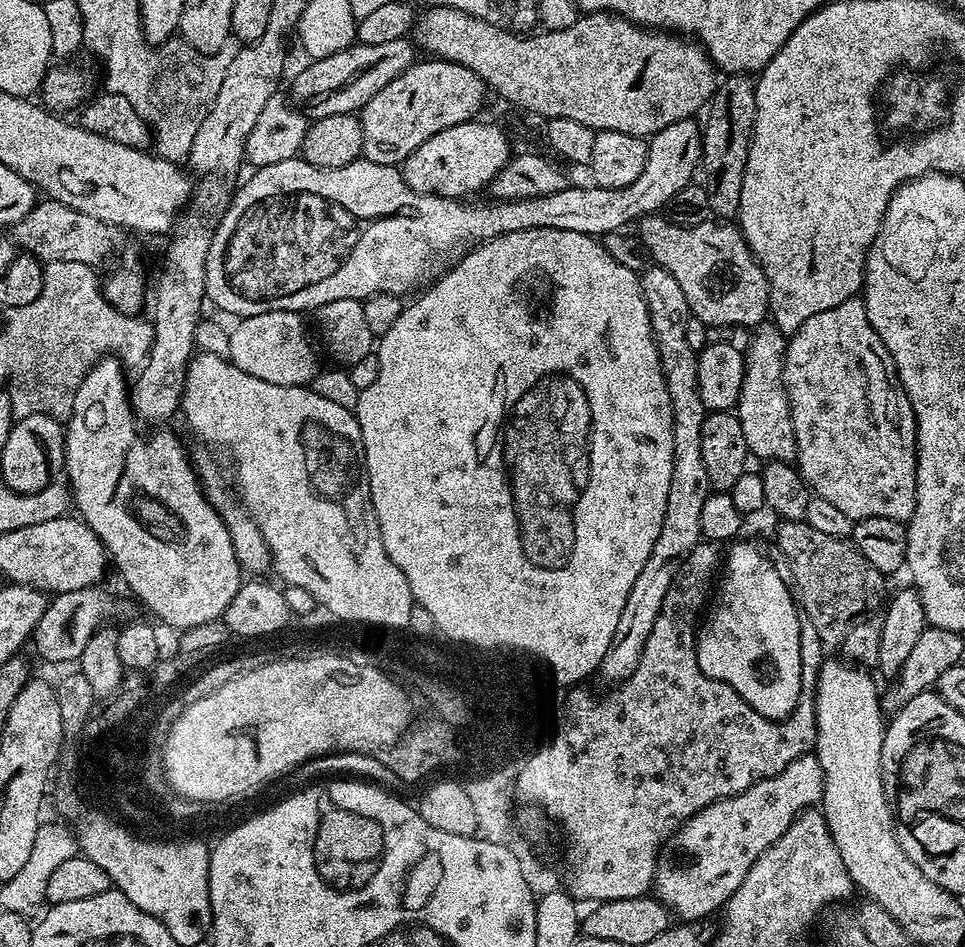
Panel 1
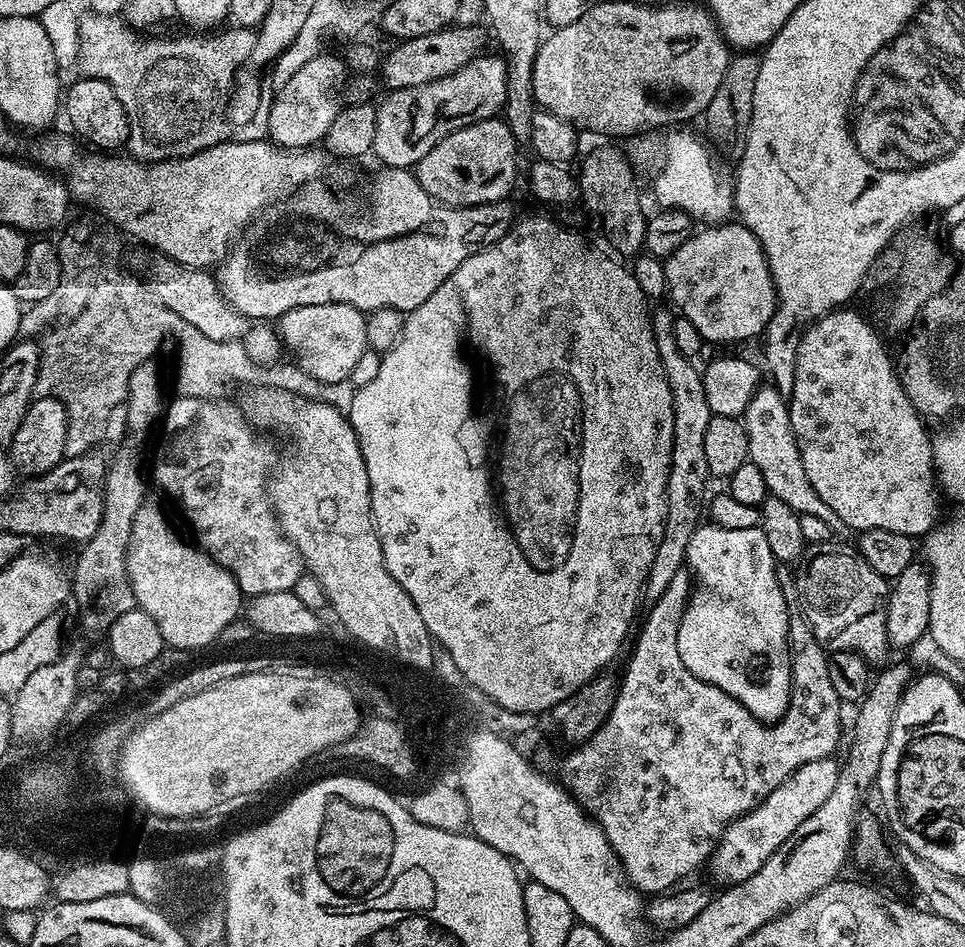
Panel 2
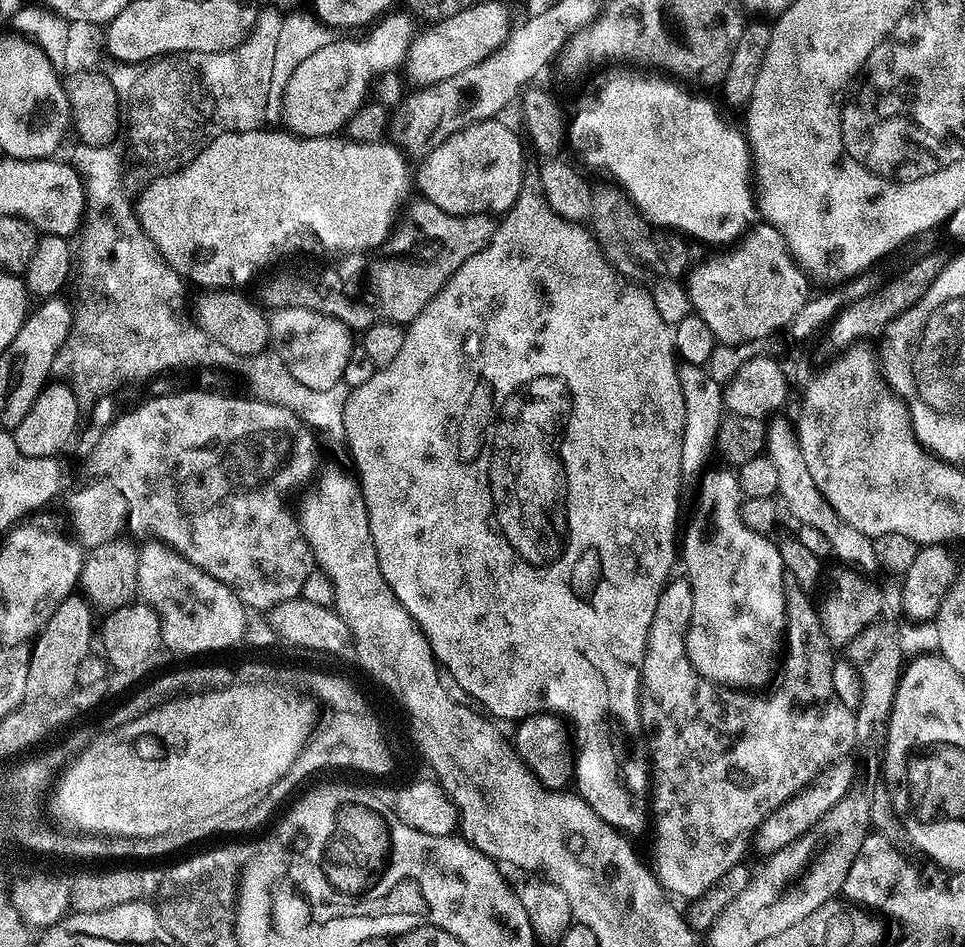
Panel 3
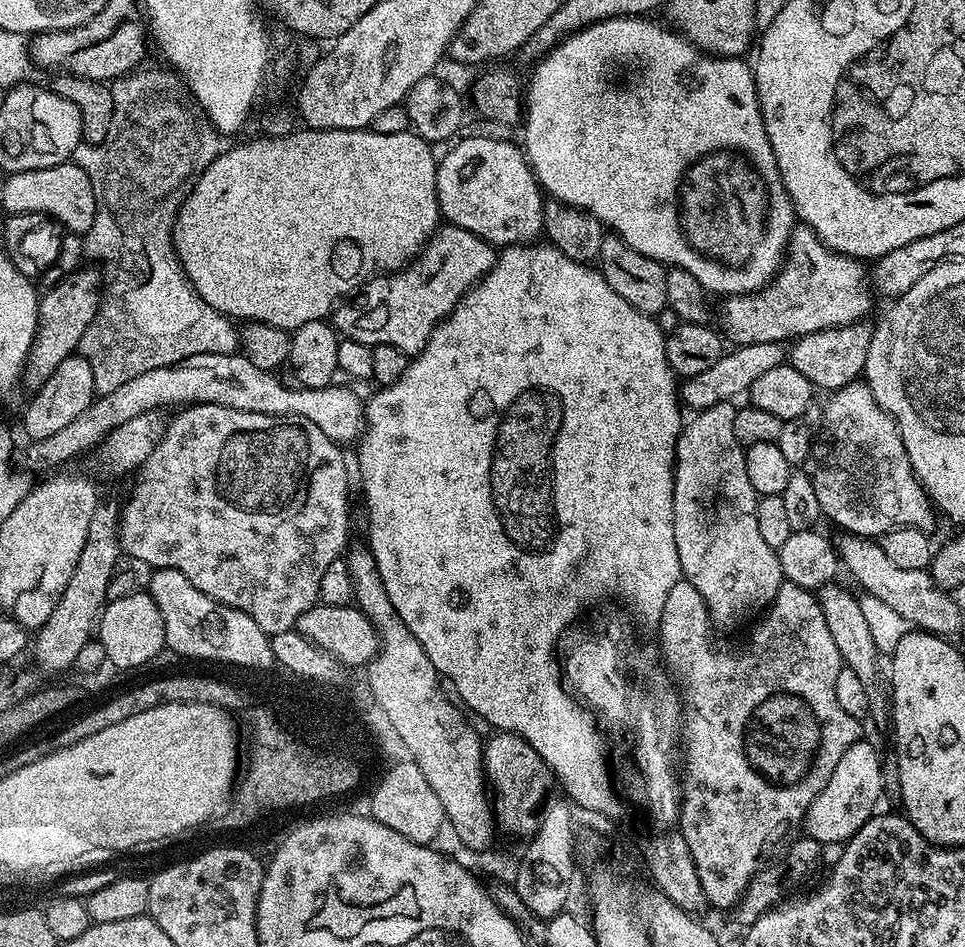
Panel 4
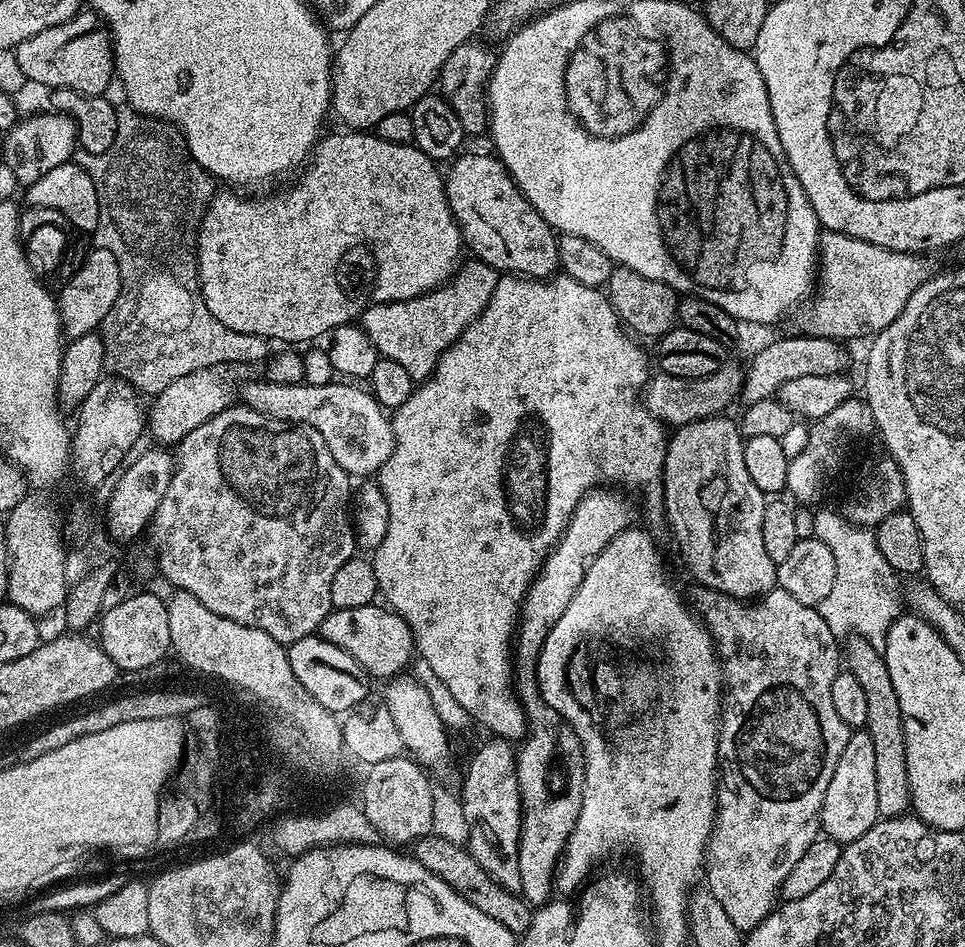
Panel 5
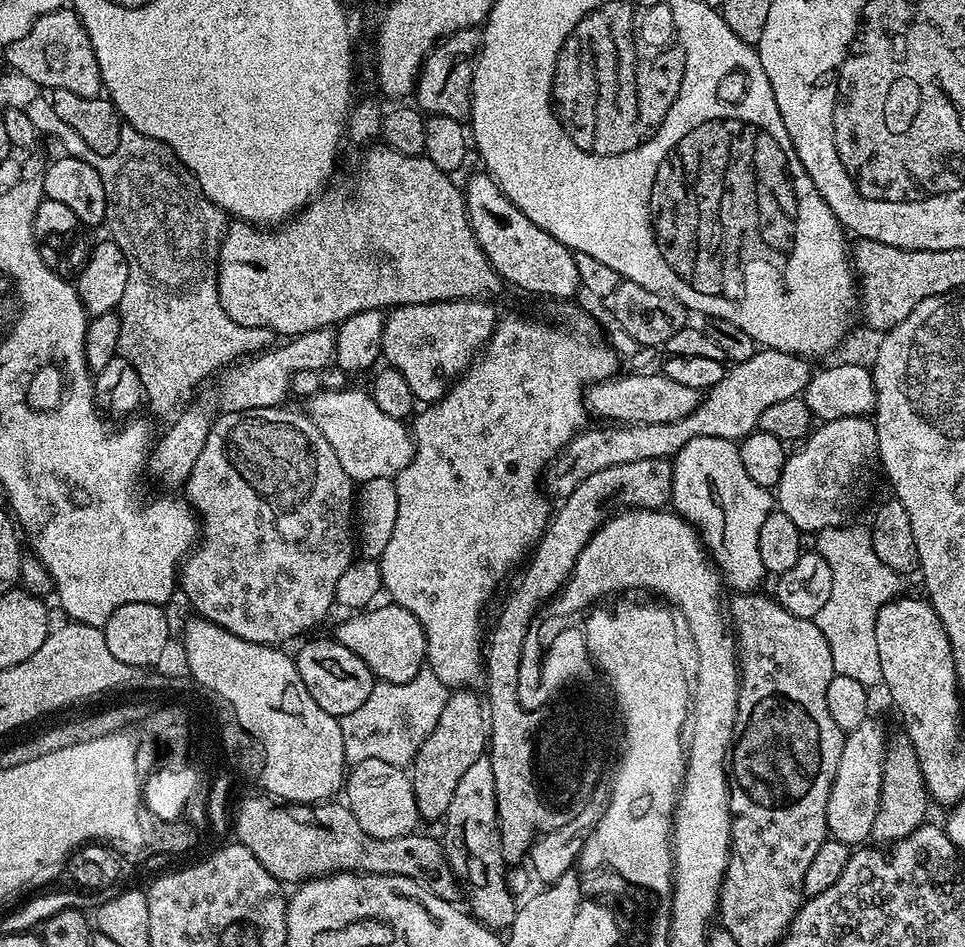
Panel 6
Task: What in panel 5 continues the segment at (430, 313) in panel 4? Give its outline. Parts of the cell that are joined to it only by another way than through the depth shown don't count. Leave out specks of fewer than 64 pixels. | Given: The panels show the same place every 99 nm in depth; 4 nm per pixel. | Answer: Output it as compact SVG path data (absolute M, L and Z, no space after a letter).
M468 258L456 269L449 283L409 300L369 304L360 313L358 323L383 359L400 363L412 381L423 382L436 369L441 354L482 314L500 278L501 273L486 262Z

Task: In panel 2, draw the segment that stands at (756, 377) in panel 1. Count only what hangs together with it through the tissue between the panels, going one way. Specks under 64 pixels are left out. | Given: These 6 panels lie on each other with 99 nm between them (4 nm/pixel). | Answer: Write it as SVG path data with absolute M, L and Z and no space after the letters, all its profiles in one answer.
M761 386L756 389L756 396L743 414L744 429L748 434L748 459L766 478L769 493L782 498L795 512L801 516L814 515L822 518L833 530L841 527L838 514L818 498L818 490L810 486L810 478L806 478L806 466L802 466L802 454L794 434L792 410L785 393L776 386Z

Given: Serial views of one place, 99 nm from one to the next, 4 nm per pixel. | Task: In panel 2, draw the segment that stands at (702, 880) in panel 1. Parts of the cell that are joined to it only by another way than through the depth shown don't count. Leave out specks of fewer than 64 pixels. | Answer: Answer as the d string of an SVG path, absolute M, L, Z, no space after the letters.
M829 758L802 765L793 776L786 777L757 808L728 825L716 843L716 851L710 861L710 869L720 886L741 884L743 880L750 879L791 838L794 830L798 830L798 826L802 826L802 822L806 822L806 818L810 818L814 810L826 802L826 798L830 798L841 769L841 765L834 761Z

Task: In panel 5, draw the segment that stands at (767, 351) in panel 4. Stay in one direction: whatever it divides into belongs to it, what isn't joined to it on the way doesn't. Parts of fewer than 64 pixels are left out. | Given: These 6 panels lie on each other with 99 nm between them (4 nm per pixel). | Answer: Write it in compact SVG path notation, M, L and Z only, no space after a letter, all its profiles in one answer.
M725 362L714 374L706 374L702 378L678 378L665 372L653 375L649 379L643 393L642 403L651 416L665 425L681 426L698 422L709 416L719 416L734 400L741 395L745 369Z

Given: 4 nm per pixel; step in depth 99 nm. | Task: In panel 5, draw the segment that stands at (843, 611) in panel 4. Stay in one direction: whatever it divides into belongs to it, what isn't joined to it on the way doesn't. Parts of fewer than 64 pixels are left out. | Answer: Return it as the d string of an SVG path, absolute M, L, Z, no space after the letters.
M849 639L843 645L842 656L846 661L846 670L858 678L866 694L864 728L870 734L870 742L874 742L874 791L878 798L878 817L905 815L912 807L912 795L910 778L906 774L904 715L898 706L898 694L894 694L894 682L890 682L890 670L886 670L881 649L866 640Z

